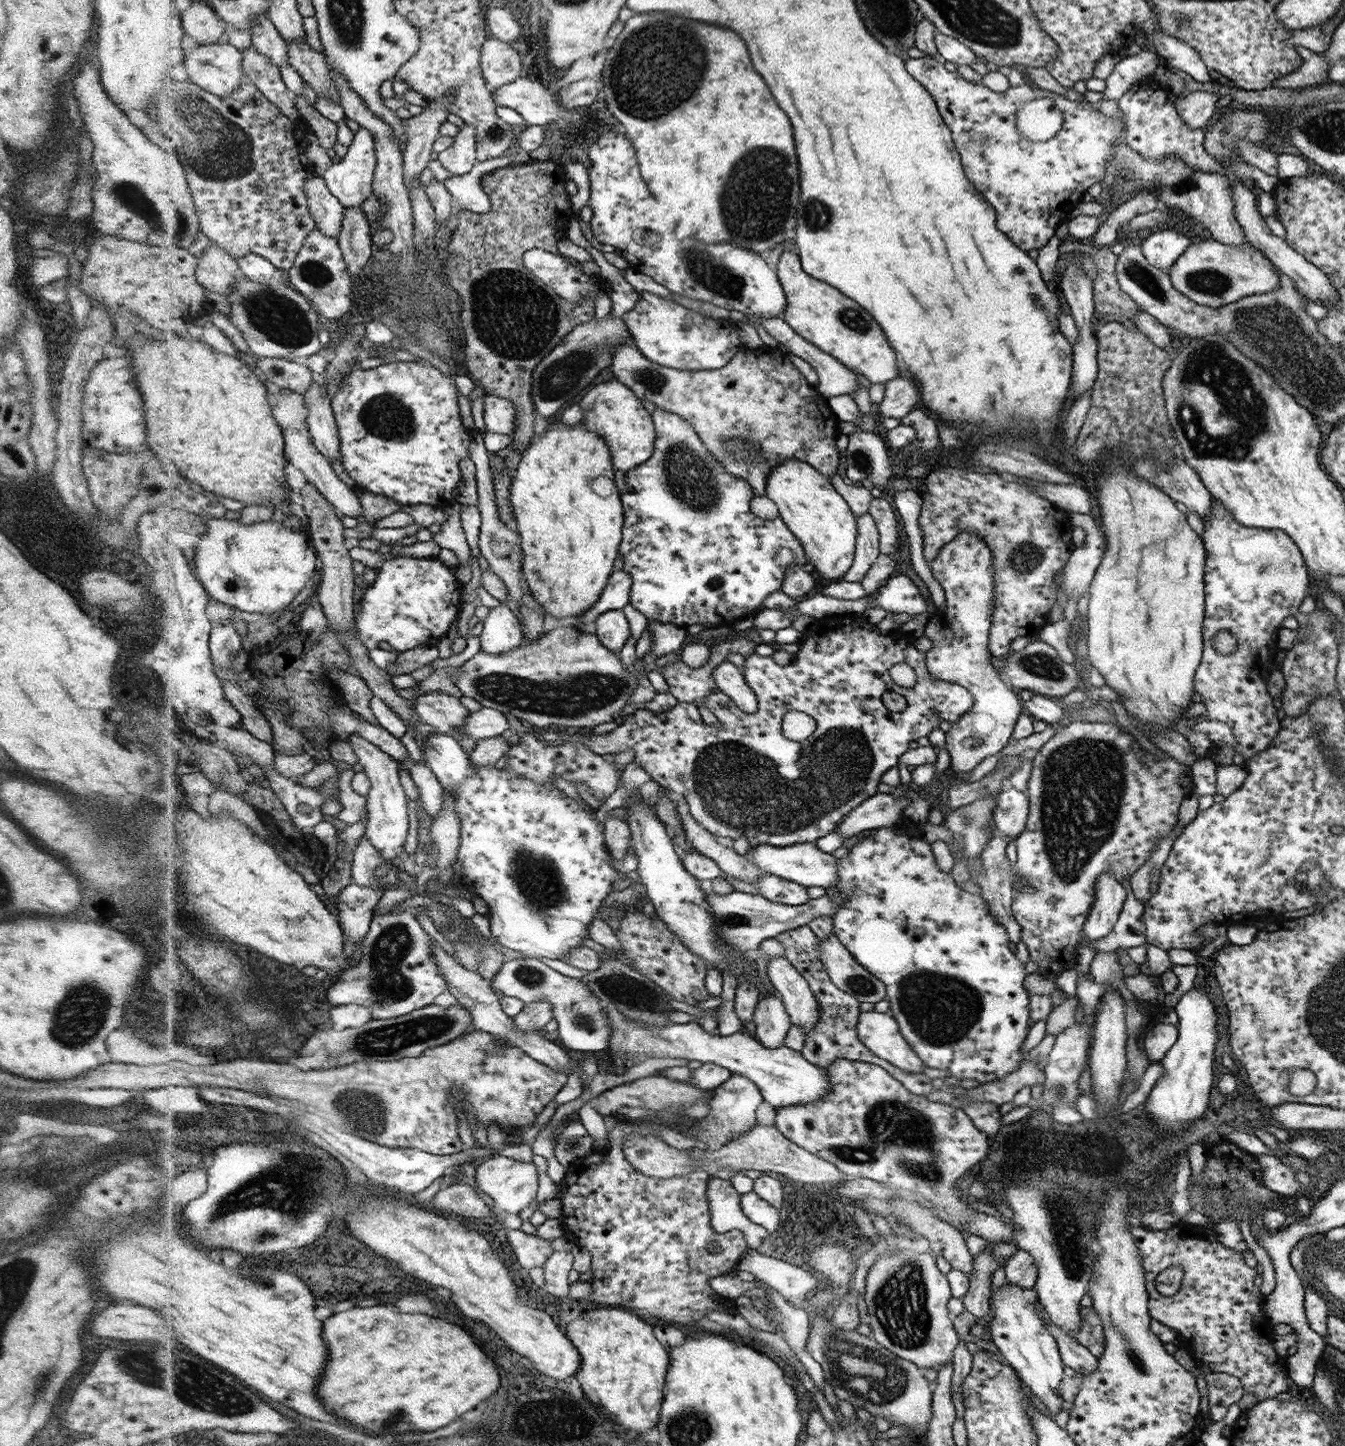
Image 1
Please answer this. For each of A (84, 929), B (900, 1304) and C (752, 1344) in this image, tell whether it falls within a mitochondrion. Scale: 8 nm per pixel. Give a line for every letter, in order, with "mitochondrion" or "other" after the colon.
A: other
B: mitochondrion
C: other

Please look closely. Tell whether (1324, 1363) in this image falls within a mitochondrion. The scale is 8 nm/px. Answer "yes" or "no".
no

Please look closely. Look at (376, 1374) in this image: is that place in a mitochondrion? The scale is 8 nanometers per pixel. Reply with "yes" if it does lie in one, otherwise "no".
no

